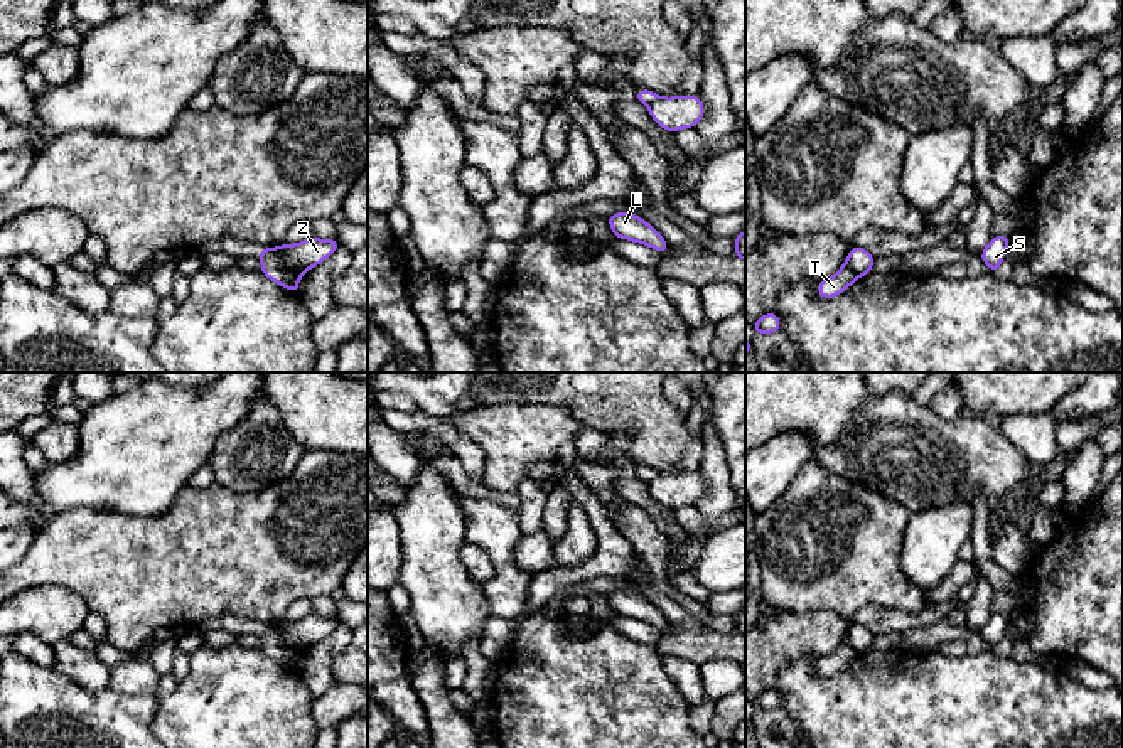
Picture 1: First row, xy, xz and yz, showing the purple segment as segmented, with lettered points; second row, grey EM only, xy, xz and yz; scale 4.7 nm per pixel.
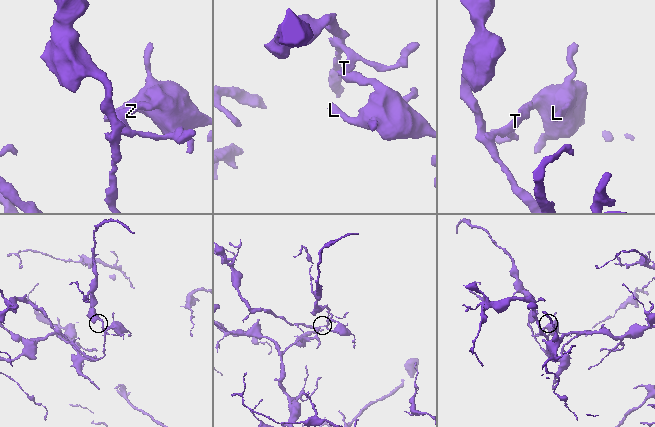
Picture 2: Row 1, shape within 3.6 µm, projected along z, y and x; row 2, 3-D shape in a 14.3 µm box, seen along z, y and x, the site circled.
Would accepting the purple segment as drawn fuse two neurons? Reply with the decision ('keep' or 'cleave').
cleave

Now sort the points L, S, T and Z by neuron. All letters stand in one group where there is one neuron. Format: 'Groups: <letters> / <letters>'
Groups: L S Z / T

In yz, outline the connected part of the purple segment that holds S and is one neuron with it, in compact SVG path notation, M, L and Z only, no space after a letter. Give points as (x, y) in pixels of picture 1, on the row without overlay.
M991 613L986 625L980 630L983 640L997 650L1003 640L1007 623L1012 620L1012 613Z

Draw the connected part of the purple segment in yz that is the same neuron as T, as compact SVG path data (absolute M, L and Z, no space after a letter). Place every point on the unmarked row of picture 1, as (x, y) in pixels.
M846 637L831 655L818 659L818 674L835 676L843 671L850 662L853 662L857 655L857 650L852 647Z

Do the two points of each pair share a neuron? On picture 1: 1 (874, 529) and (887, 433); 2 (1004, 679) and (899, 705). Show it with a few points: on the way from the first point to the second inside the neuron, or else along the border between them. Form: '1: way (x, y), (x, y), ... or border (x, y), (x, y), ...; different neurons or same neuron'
1: border (842, 477), (896, 499), (909, 512); different neurons
2: way (978, 705), (924, 705); same neuron

